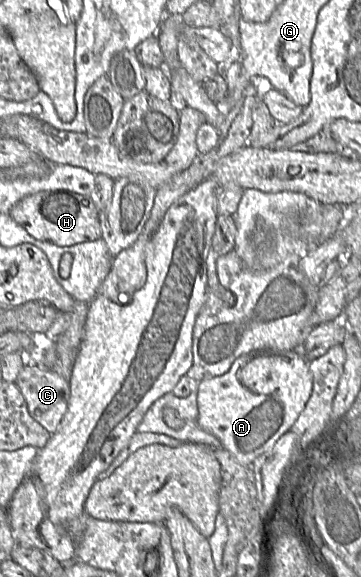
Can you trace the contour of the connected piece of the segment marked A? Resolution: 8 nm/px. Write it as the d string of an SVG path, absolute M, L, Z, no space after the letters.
M300 350L251 352L238 357L226 373L197 383L198 426L215 436L240 464L251 466L257 457L270 451L276 441L291 430L308 402L313 386L309 362Z

